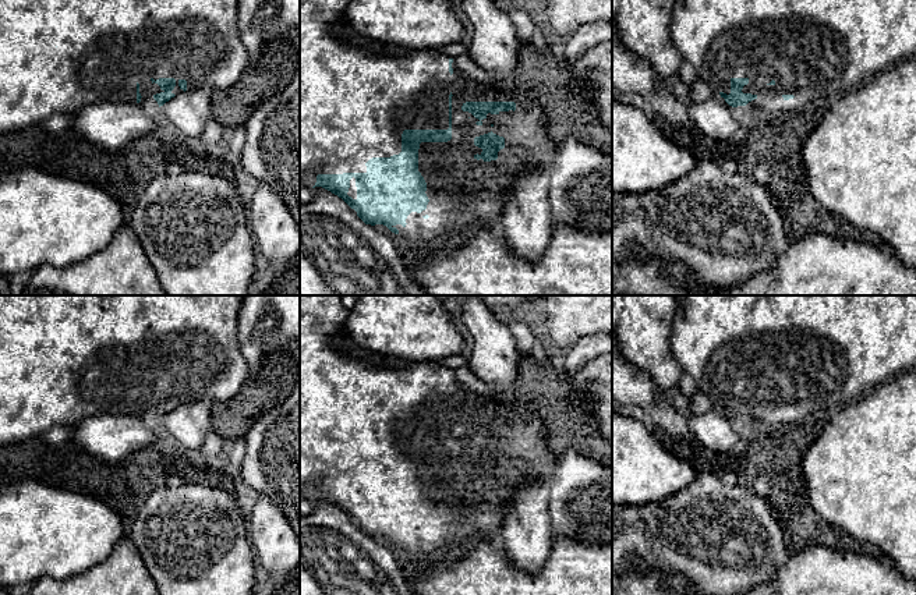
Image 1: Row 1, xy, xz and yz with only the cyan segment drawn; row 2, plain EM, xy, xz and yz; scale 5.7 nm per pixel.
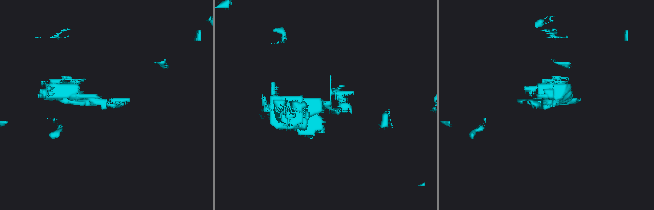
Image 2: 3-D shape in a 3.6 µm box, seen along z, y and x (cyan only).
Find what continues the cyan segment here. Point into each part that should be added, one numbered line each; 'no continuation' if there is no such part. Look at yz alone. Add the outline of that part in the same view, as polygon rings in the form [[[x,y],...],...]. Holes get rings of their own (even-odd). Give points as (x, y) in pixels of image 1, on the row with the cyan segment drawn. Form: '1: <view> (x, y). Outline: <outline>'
1: yz (749, 39). Outline: [[[675,0],[671,39],[697,78],[867,78],[916,57],[916,0]]]

